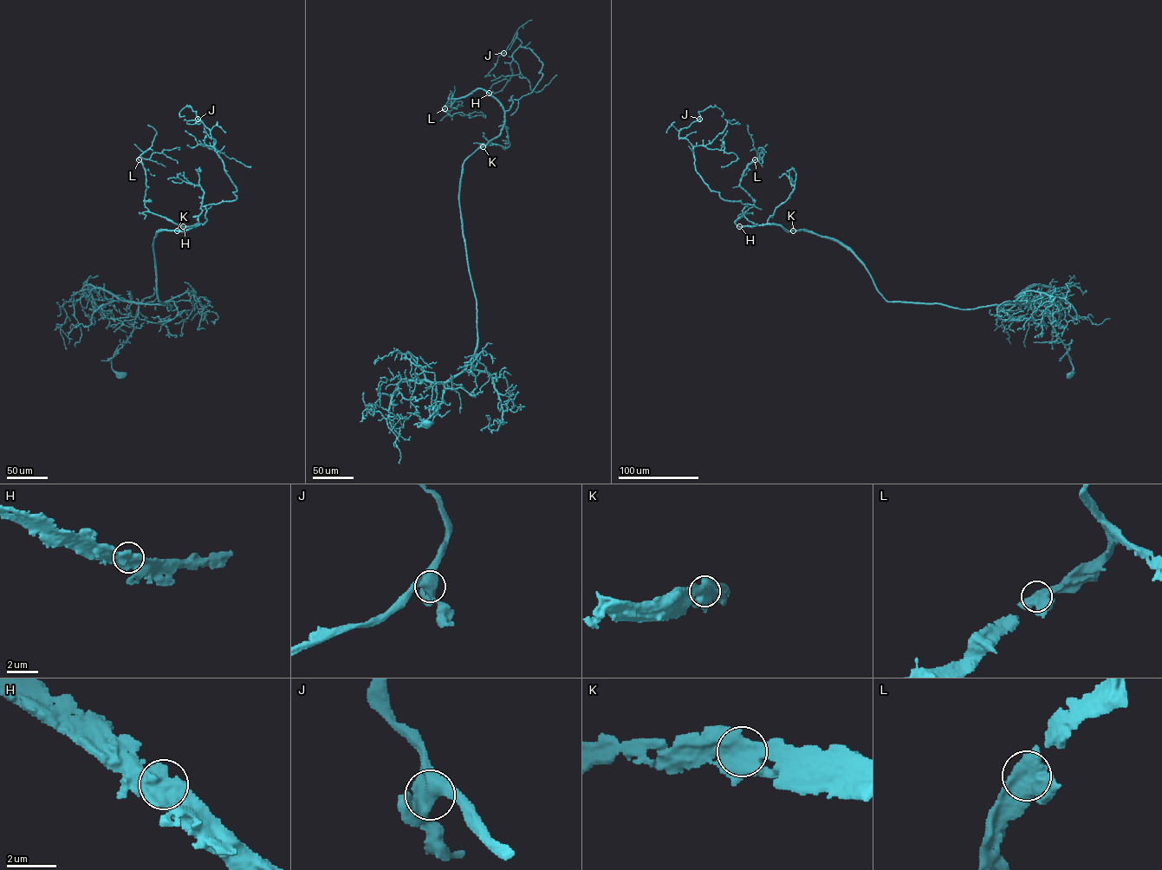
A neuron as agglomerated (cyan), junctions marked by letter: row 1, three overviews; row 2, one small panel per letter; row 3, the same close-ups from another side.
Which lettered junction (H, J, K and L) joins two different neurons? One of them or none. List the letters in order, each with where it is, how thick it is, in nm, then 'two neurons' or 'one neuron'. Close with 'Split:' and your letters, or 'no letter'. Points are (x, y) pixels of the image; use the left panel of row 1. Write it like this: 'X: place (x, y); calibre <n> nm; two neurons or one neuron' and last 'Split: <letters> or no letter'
H: place (183, 226); calibre 550 nm; one neuron
J: place (197, 119); calibre 550 nm; one neuron
K: place (177, 230); calibre 600 nm; one neuron
L: place (139, 159); calibre 550 nm; one neuron
Split: no letter

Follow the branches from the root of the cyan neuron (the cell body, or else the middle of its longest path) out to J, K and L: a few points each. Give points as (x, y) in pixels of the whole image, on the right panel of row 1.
J: (1068, 375), (1032, 303), (887, 301), (843, 244), (749, 221), (678, 136), (699, 119)
K: (1068, 375), (1073, 365), (1066, 347), (1048, 315), (1032, 303), (964, 309), (887, 301), (843, 244), (794, 230)
L: (1068, 375), (1066, 347), (1032, 303), (887, 301), (832, 238), (737, 225), (753, 205), (739, 183), (755, 159)

